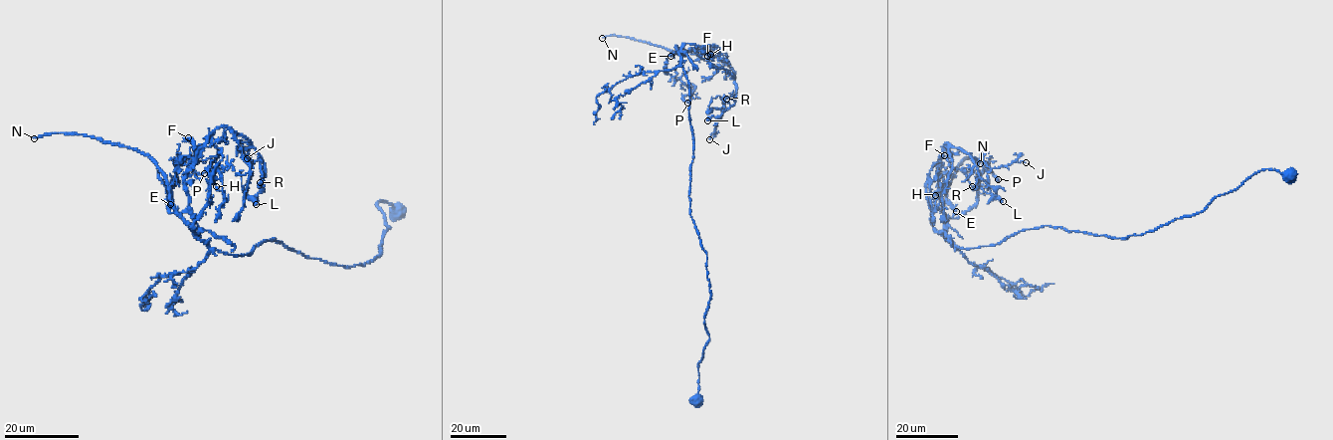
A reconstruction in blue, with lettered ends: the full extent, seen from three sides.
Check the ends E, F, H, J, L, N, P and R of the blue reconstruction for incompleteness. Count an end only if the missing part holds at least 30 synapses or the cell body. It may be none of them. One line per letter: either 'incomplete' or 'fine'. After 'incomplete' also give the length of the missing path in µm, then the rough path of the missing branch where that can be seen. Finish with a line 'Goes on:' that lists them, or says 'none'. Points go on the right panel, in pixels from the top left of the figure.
E: fine
F: incomplete | 15 µm | (944, 155), (958, 150), (963, 156)
H: fine
J: fine
L: fine
N: incomplete | 90 µm | (980, 163), (1010, 185), (1032, 180), (1024, 186), (1041, 206), (1030, 253), (1008, 267)
P: fine
R: fine
Goes on: F, N

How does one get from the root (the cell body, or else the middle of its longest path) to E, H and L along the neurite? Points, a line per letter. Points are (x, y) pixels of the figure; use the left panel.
E: (400, 211), (376, 202), (381, 254), (351, 267), (273, 238), (213, 250), (169, 190), (170, 204)
H: (400, 211), (376, 202), (363, 265), (230, 255), (194, 233), (216, 186)
L: (400, 211), (376, 202), (363, 265), (213, 250), (185, 175), (219, 127), (264, 161), (256, 204)

